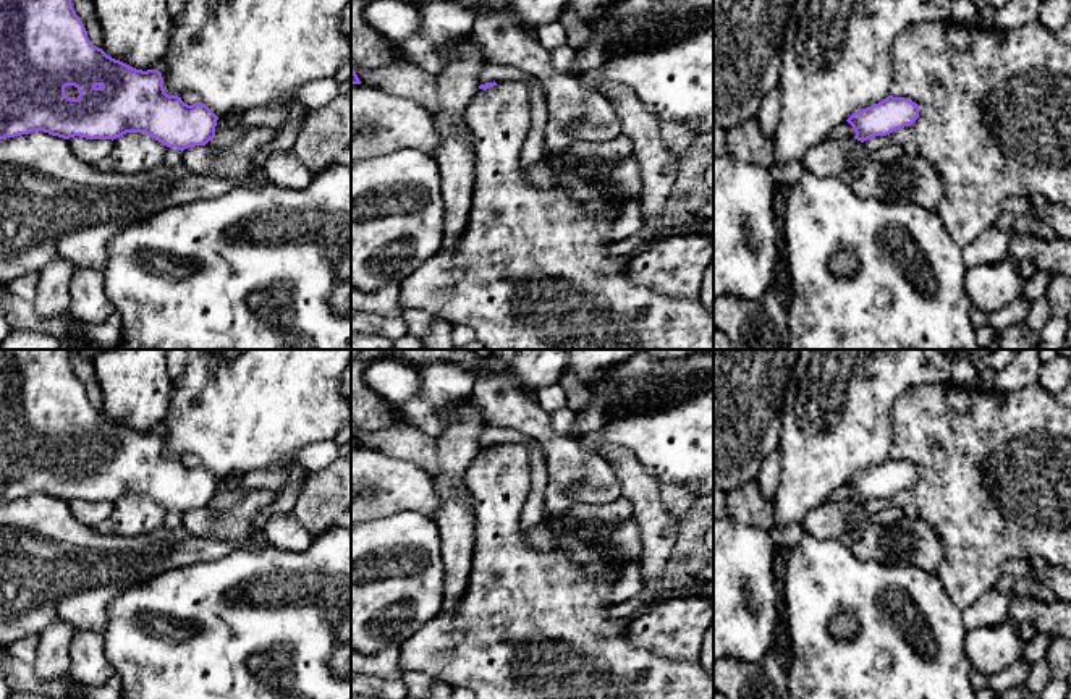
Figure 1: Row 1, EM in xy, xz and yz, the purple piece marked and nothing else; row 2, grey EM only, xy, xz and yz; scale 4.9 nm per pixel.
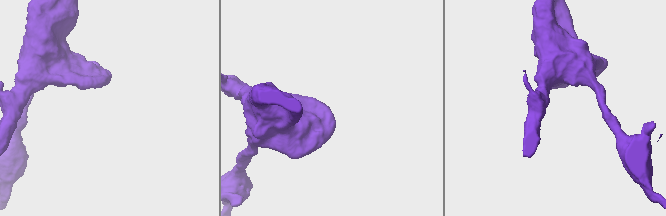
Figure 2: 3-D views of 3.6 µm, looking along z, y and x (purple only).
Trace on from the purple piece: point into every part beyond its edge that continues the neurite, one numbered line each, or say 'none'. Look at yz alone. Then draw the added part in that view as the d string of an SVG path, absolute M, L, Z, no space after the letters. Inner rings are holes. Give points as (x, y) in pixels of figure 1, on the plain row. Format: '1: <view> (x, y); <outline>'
none

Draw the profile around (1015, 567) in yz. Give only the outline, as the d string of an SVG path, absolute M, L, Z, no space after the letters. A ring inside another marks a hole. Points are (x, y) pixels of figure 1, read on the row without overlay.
M1013 558L1006 560L1001 566L1005 574L1022 576L1040 582L1040 573L1031 566L1026 560Z

